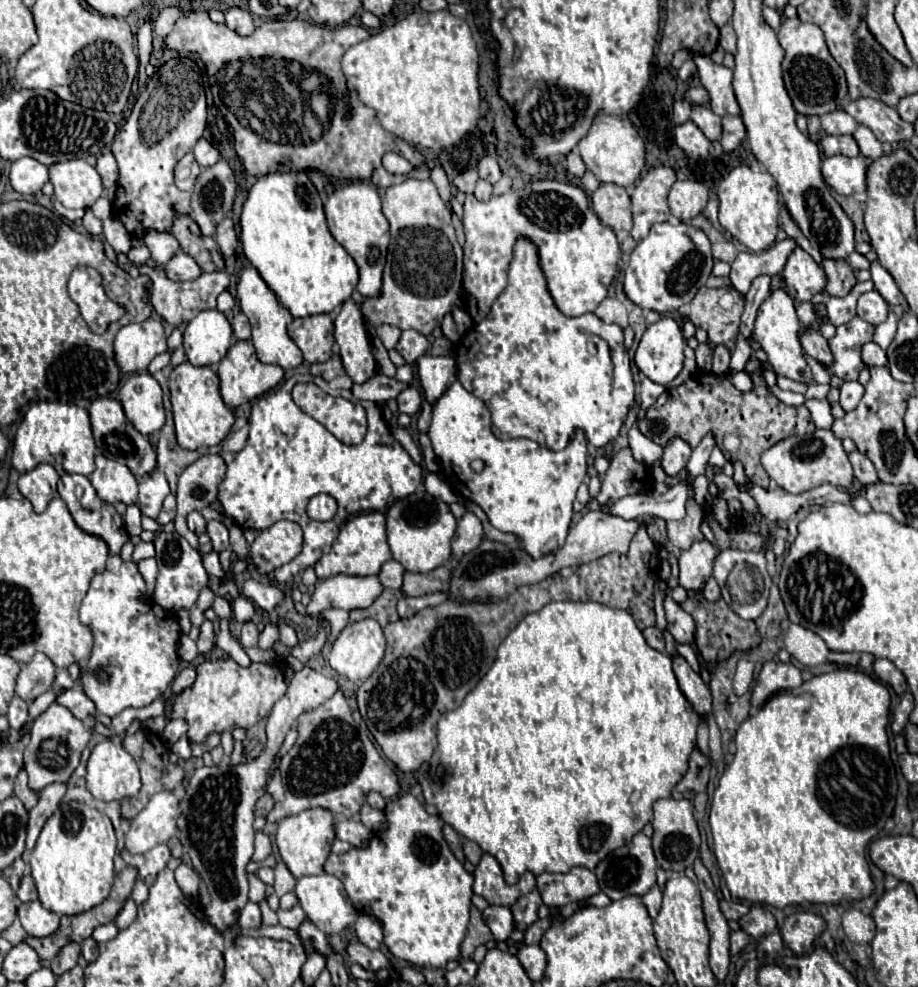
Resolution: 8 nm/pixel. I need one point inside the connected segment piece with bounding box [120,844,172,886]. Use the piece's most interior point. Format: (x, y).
(148, 865)

